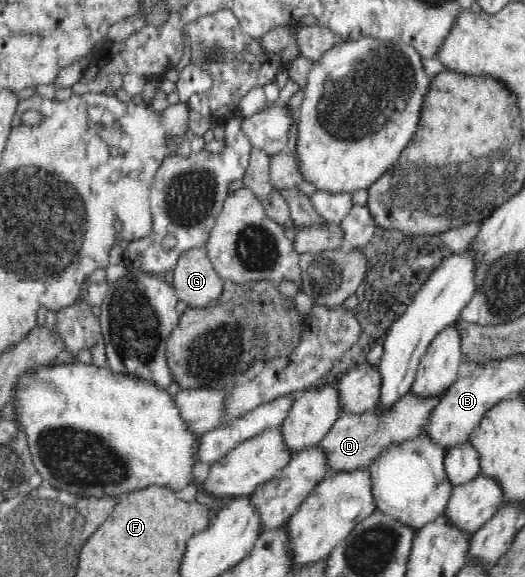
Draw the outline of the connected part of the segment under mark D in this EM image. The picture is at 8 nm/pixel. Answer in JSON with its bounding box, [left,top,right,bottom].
[318,393,441,473]

